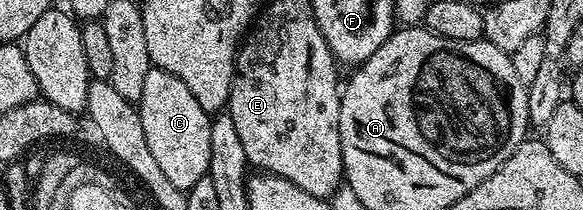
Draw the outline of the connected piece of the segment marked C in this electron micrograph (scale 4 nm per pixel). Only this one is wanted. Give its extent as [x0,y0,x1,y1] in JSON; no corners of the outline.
[139,67,211,191]

